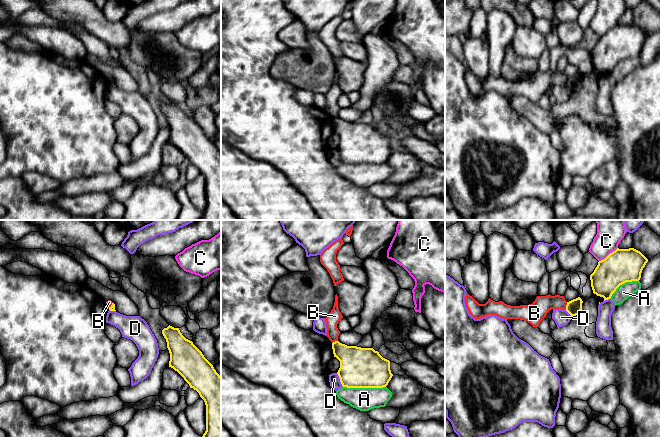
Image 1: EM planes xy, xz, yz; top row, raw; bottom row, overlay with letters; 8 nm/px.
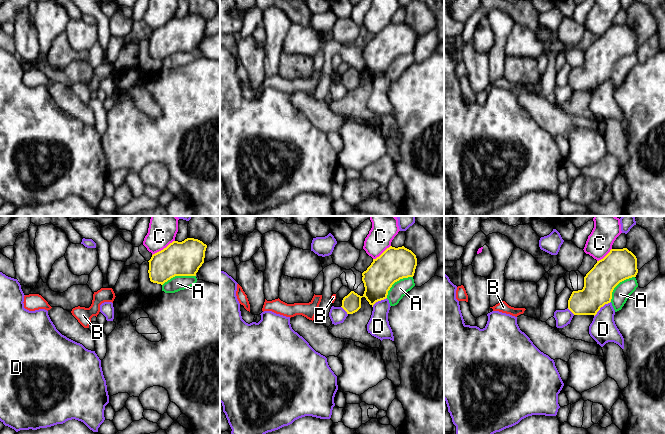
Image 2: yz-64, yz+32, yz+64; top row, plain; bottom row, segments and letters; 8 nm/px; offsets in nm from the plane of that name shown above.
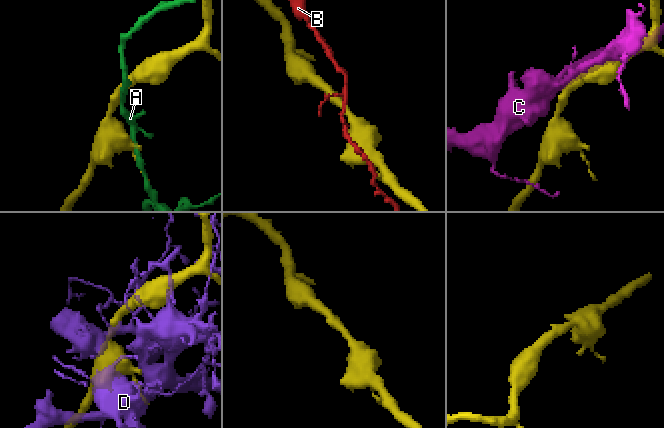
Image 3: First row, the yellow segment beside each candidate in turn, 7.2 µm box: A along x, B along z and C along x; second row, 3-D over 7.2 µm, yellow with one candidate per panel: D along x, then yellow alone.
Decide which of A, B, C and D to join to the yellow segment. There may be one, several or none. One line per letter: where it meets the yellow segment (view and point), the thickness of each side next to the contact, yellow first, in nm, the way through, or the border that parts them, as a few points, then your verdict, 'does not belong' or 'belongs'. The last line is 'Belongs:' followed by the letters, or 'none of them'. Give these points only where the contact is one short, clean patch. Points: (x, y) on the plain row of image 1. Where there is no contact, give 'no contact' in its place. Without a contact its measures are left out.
A: contact xz (364, 163); calibres 320 and 190 nm; does not belong
B: contact yz (566, 81); calibres 120 and 160 nm; border yz (567, 78), (565, 84); does not belong
C: contact yz (609, 30); calibres 280 and 200 nm; does not belong
D: contact xz (340, 156); calibres 320 and 90 nm; does not belong
Belongs: none of them

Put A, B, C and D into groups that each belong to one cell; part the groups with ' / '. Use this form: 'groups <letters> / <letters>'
groups A / B / C / D

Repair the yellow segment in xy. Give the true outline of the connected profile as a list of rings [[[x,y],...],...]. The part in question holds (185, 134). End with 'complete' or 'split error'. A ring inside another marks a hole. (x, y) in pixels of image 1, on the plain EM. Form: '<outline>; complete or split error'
[[[169,101],[162,106],[162,110],[170,129],[169,143],[177,147],[205,178],[206,207],[202,212],[202,220],[221,220],[221,152],[193,118],[182,111],[179,104]]]; complete

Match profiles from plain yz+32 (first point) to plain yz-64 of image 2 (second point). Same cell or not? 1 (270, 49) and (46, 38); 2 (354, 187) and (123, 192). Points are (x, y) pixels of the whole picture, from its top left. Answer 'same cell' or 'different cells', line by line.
1: same cell
2: same cell

